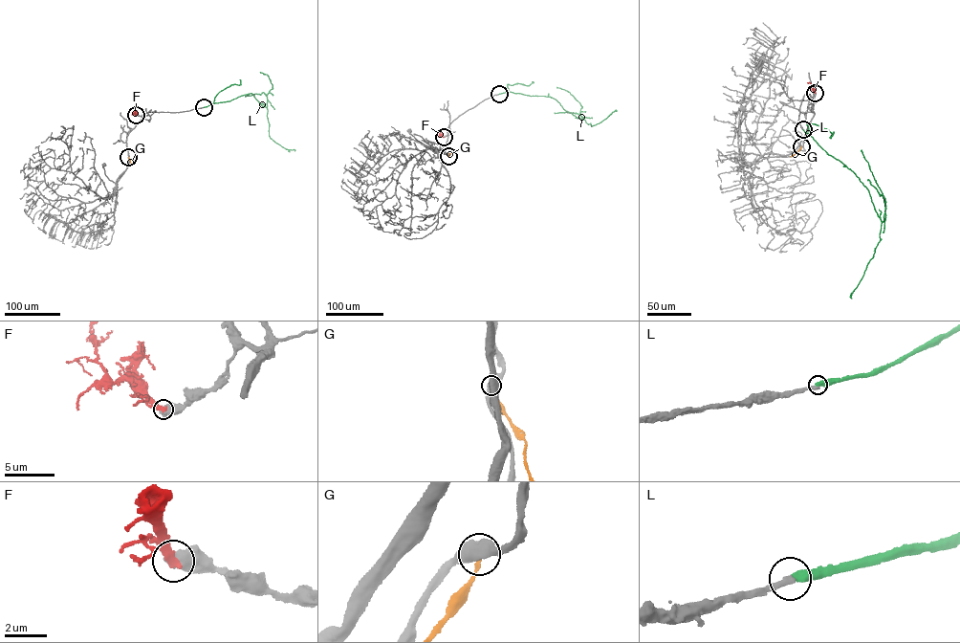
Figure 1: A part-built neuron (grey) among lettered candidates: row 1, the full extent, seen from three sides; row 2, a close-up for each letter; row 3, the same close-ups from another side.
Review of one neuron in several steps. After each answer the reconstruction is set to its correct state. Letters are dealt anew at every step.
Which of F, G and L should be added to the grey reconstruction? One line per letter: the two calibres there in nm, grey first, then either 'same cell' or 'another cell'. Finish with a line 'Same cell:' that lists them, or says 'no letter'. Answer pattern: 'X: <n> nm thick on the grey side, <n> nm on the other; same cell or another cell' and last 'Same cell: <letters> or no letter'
F: 650 nm thick on the grey side, 400 nm on the other; another cell
G: 550 nm thick on the grey side, 180 nm on the other; another cell
L: 320 nm thick on the grey side, 400 nm on the other; another cell
Same cell: no letter

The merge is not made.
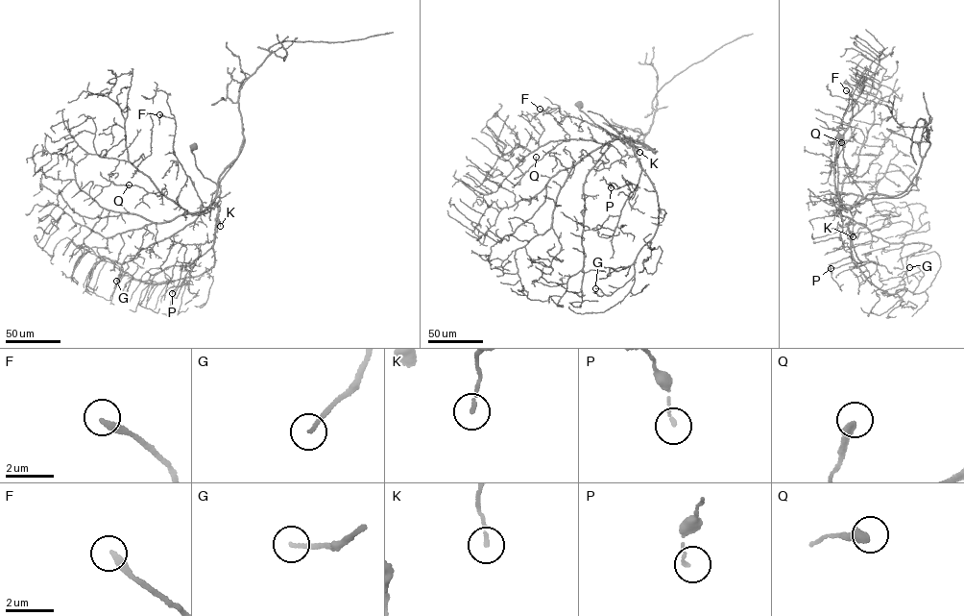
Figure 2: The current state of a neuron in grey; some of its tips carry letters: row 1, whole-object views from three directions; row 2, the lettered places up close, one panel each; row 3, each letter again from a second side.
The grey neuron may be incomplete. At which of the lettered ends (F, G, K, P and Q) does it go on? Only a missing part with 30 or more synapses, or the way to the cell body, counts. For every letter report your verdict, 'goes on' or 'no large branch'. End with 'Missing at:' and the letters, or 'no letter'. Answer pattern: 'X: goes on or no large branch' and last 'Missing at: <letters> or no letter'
F: goes on
G: goes on
K: no large branch
P: no large branch
Q: no large branch
Missing at: F, G

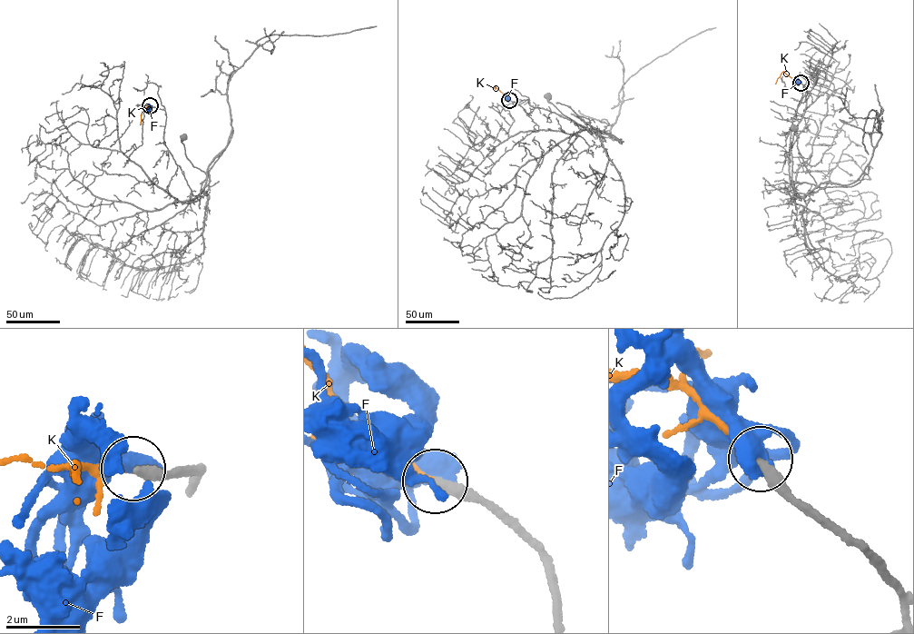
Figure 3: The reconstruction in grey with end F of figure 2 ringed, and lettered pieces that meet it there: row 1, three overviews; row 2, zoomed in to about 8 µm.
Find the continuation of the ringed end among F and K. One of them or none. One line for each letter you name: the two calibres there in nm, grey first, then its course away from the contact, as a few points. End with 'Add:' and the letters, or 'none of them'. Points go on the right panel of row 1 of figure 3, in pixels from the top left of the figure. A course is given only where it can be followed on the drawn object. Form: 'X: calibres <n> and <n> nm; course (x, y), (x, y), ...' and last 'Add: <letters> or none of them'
K: calibres 320 and 190 nm; course (800, 83), (782, 72), (775, 84)
Add: K

